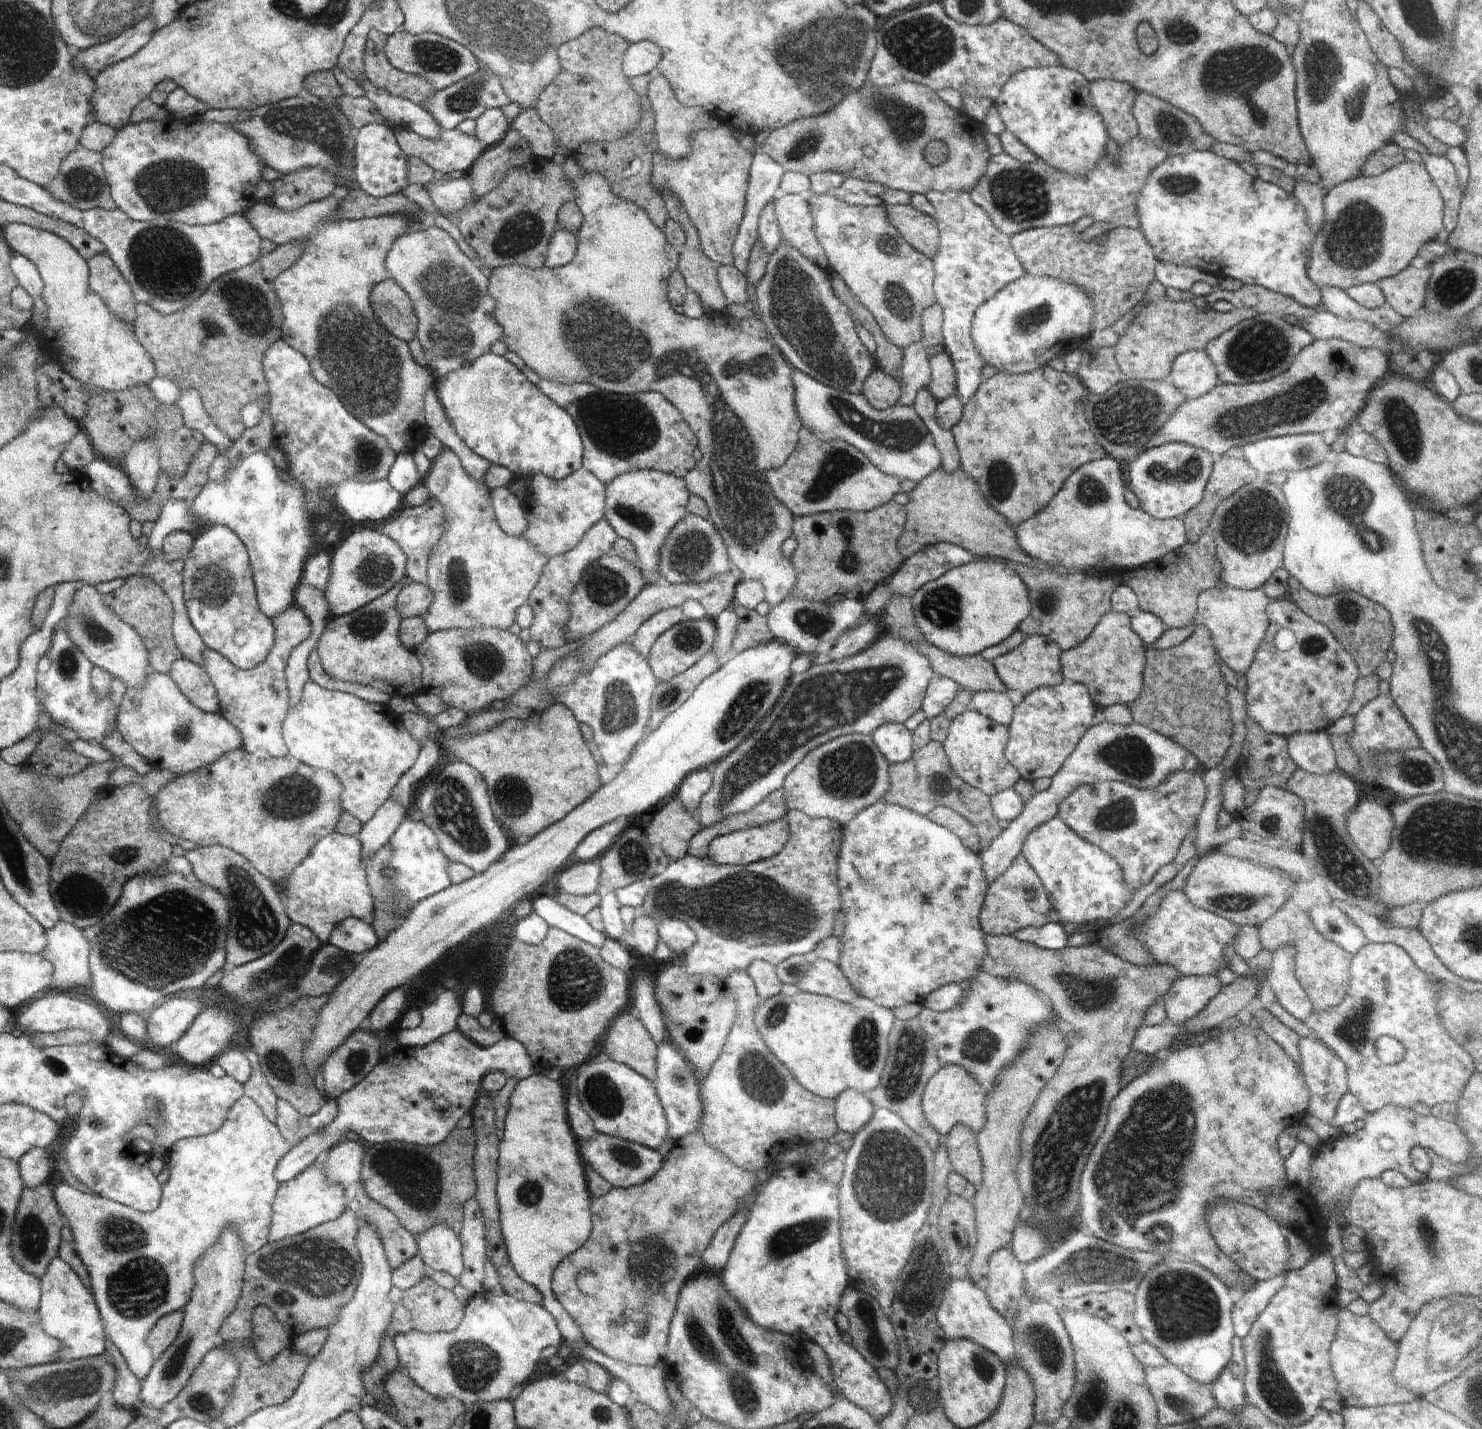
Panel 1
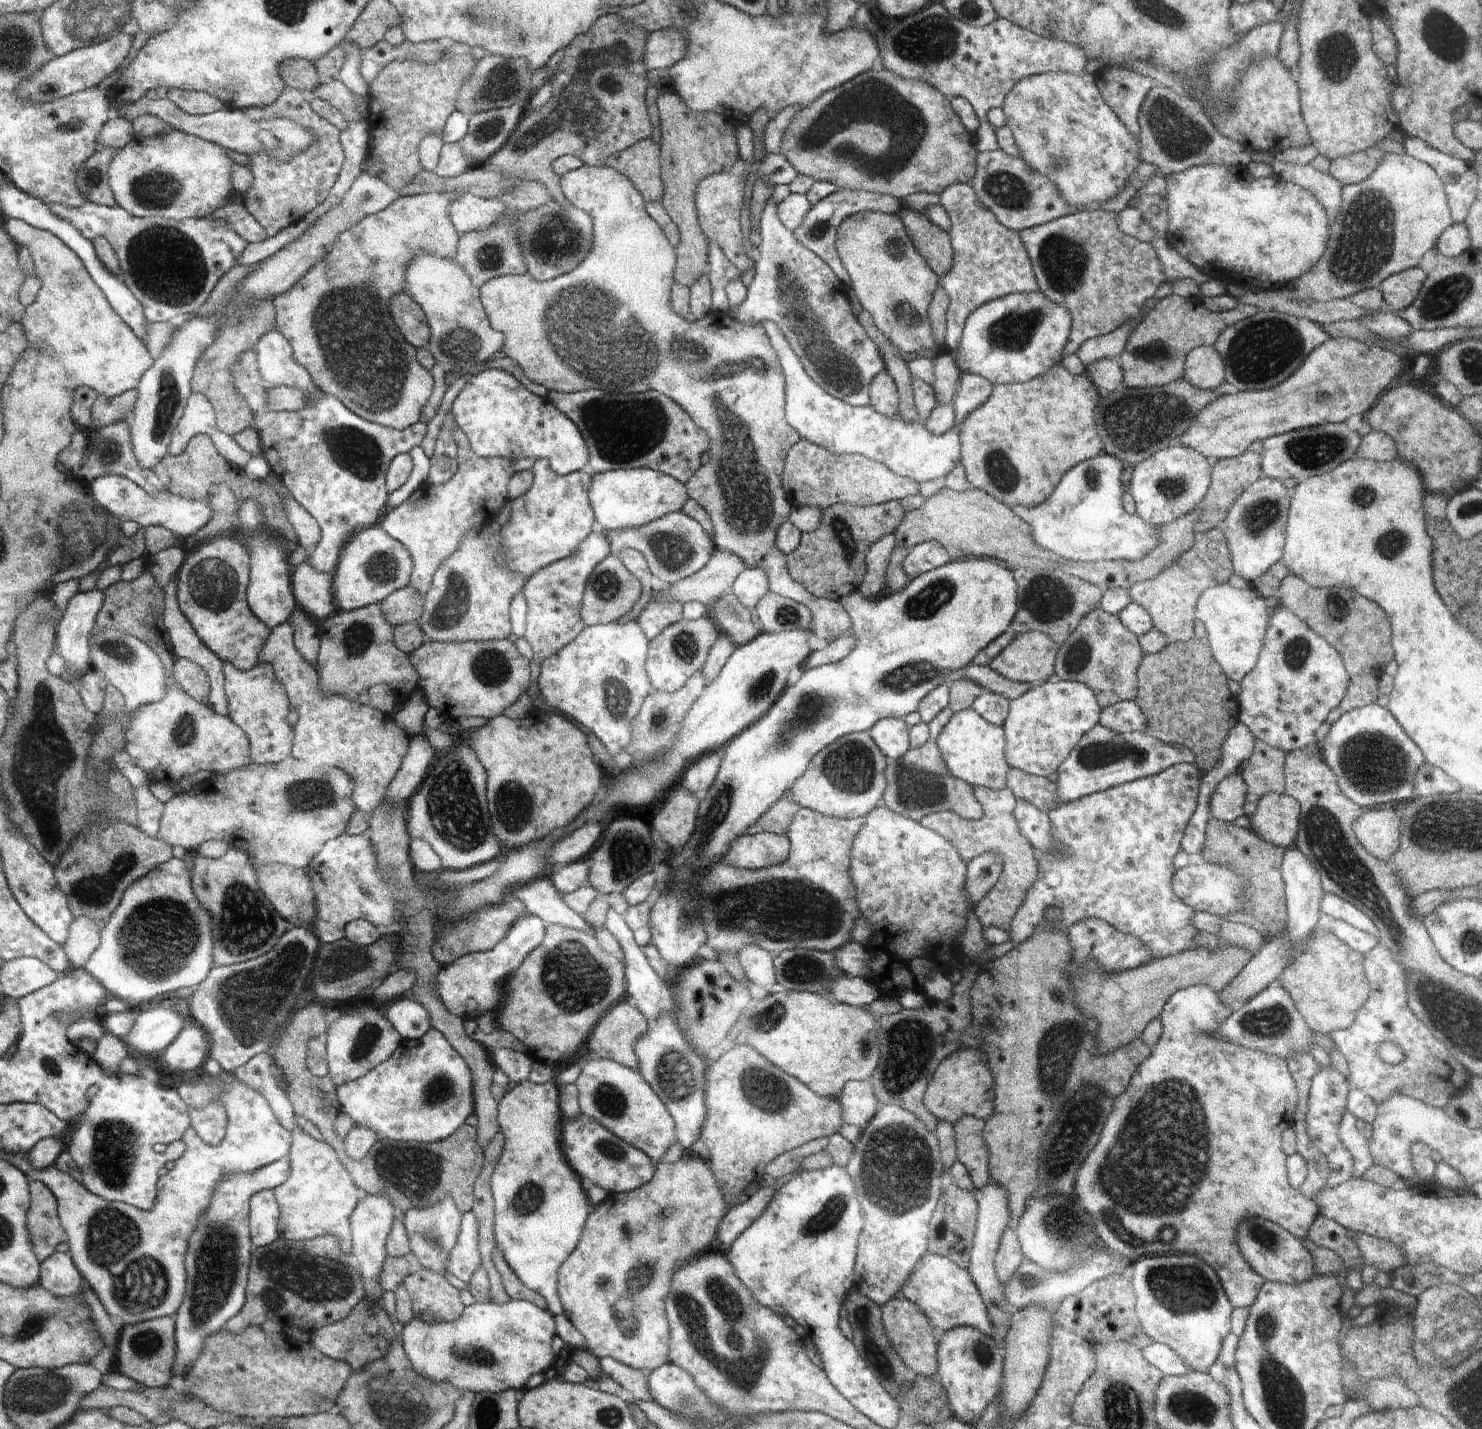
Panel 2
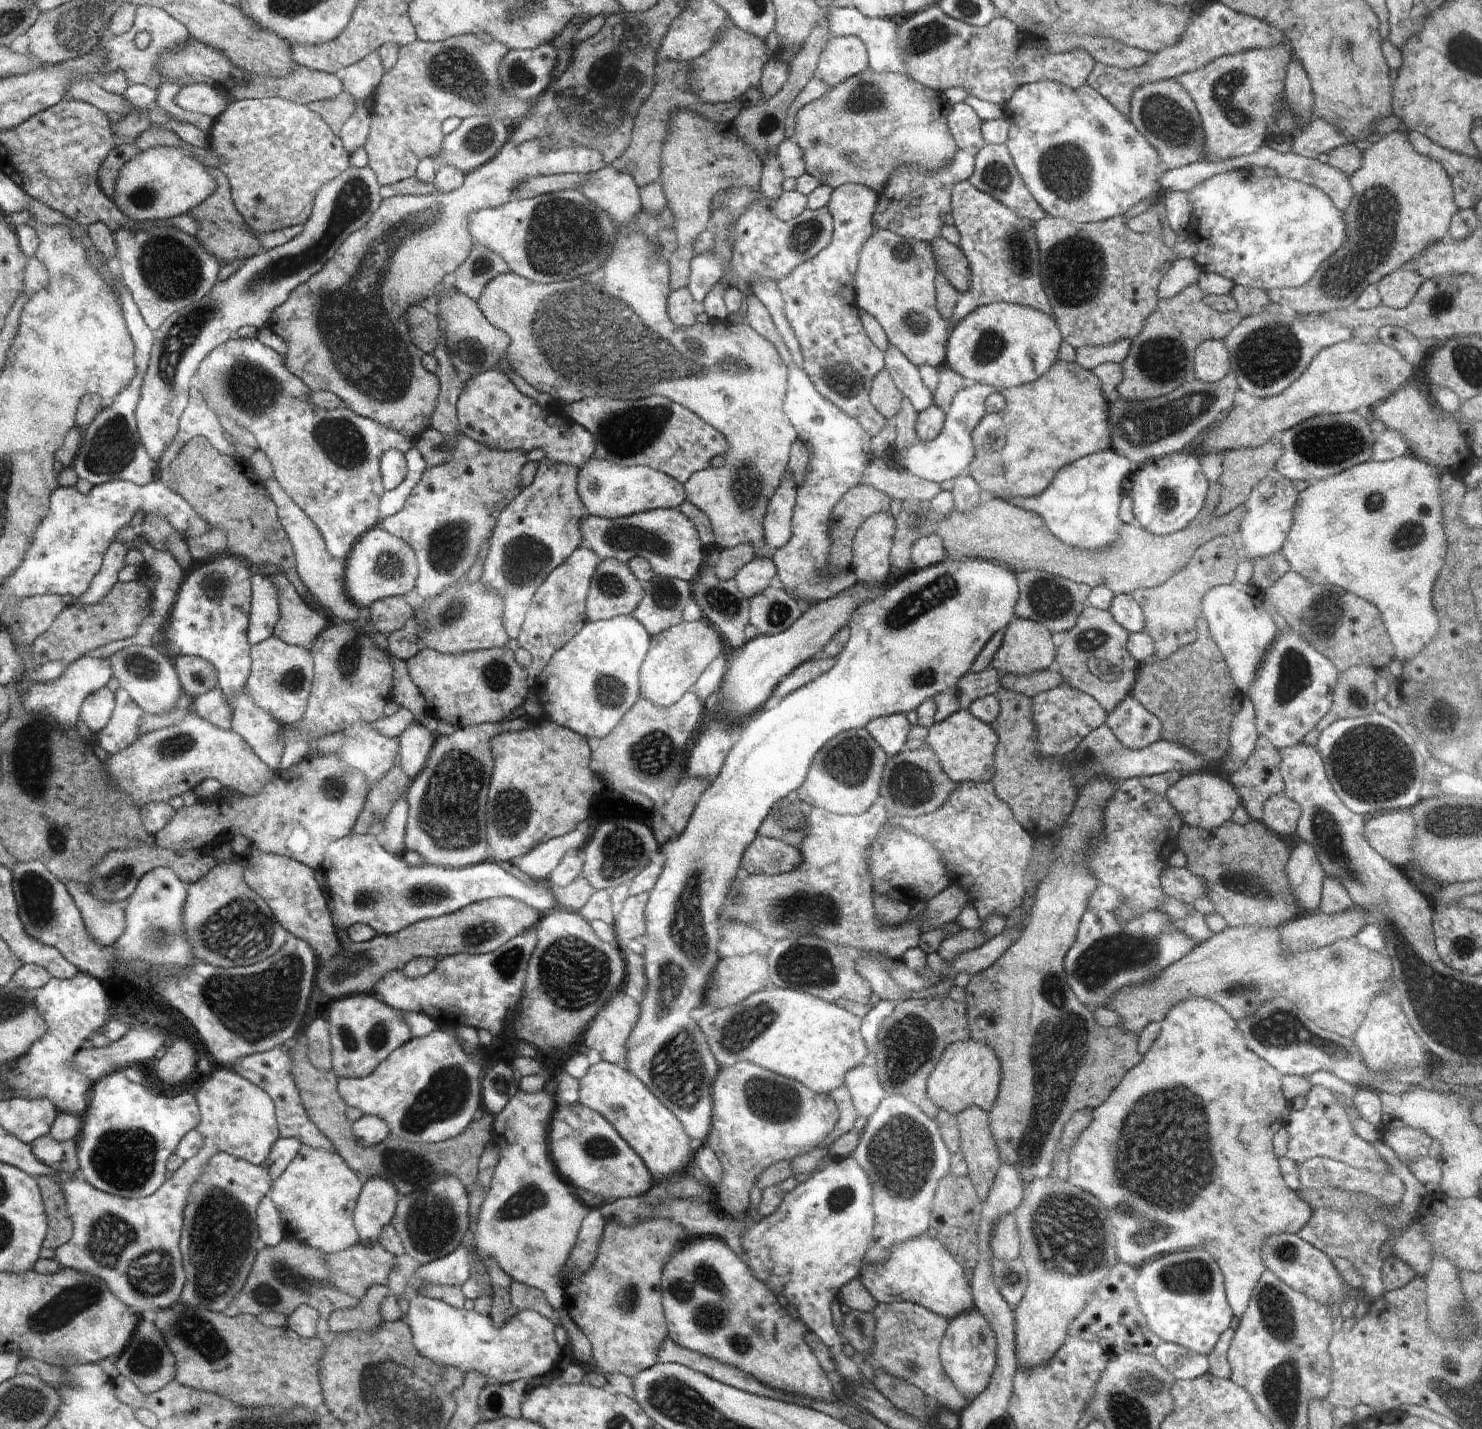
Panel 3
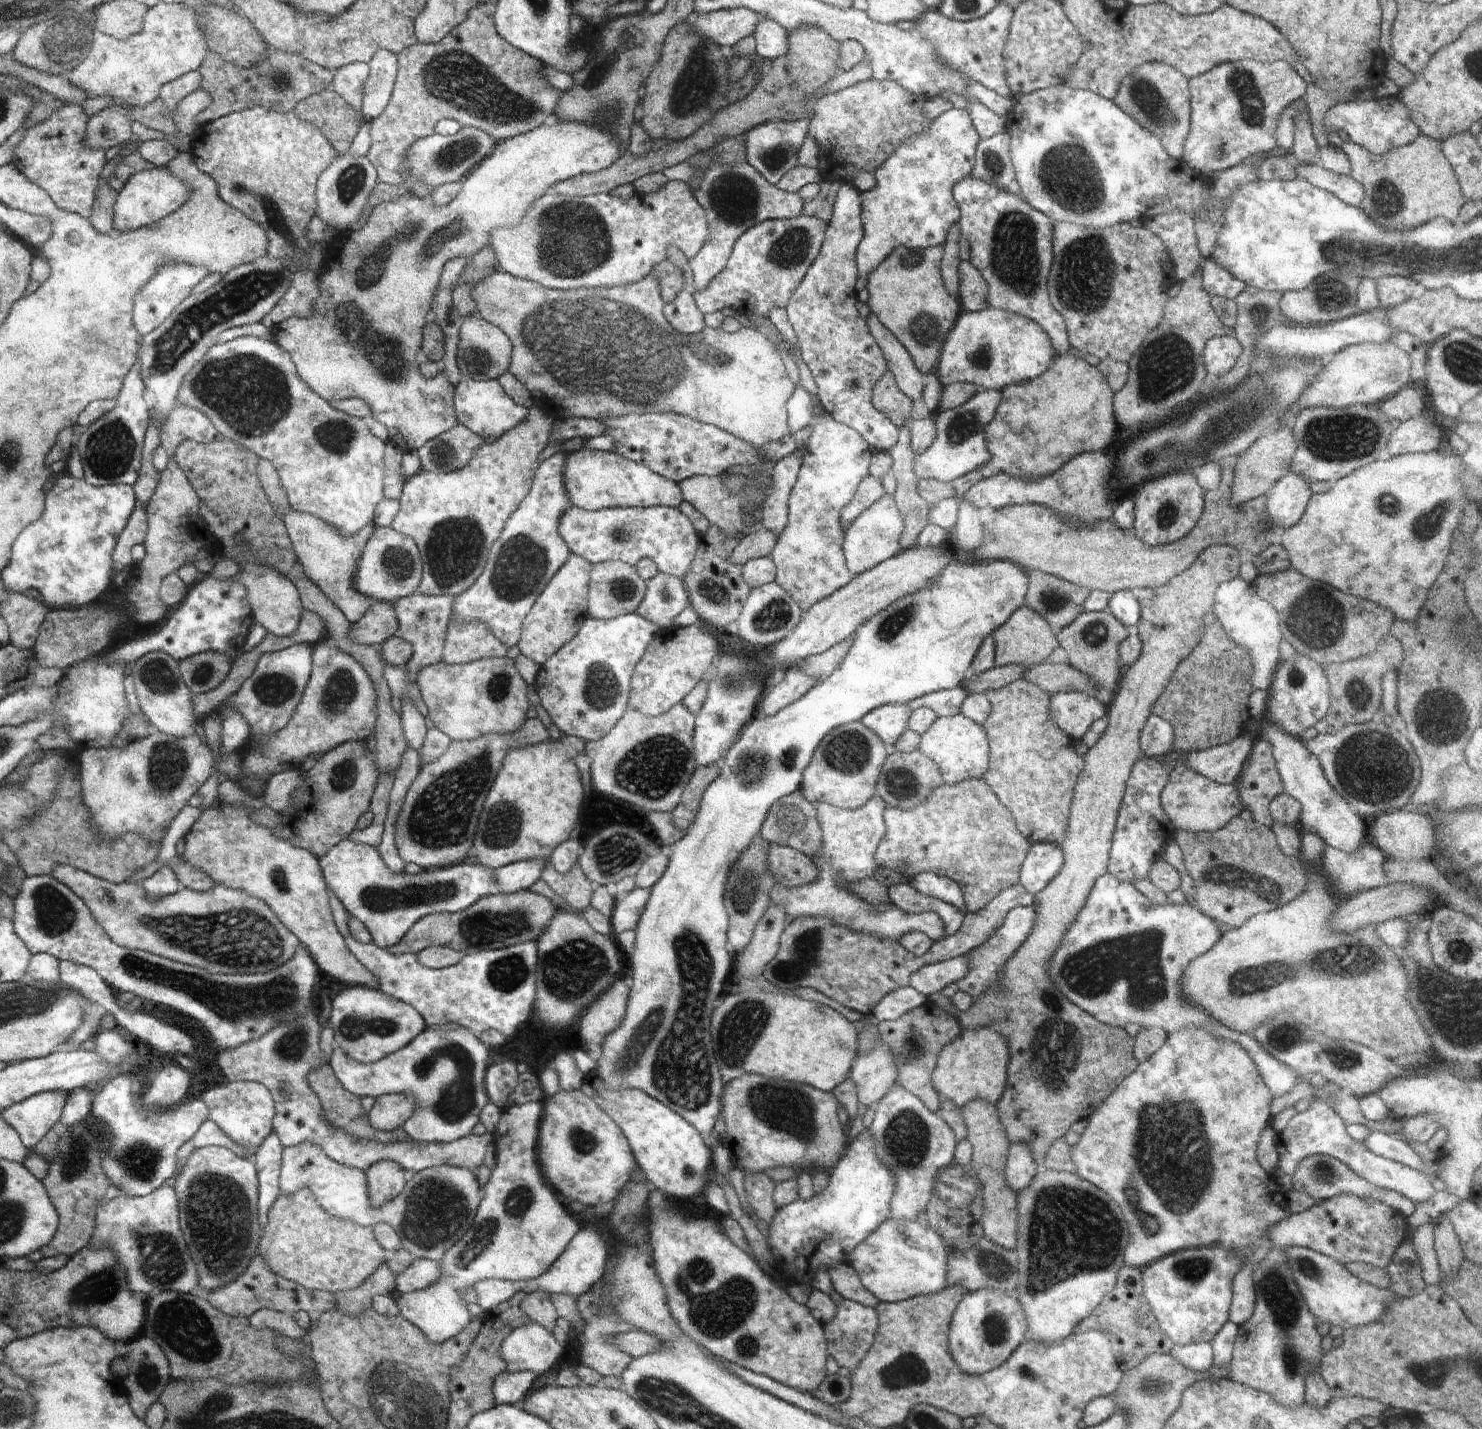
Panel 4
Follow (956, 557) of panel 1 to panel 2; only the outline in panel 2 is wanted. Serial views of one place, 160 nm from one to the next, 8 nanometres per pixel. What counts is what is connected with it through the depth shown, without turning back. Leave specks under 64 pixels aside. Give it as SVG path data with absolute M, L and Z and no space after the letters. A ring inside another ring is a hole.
M935 541L914 546L909 554L904 558L902 570L910 579L916 578L930 570L942 567L948 562L954 562L954 556L950 556L950 552Z

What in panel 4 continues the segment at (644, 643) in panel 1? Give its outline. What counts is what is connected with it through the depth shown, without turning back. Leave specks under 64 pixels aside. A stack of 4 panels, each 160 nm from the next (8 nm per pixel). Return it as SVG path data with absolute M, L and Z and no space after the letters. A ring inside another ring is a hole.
M658 573L646 581L646 586L636 613L655 622L658 628L674 626L678 614L690 606L682 578Z

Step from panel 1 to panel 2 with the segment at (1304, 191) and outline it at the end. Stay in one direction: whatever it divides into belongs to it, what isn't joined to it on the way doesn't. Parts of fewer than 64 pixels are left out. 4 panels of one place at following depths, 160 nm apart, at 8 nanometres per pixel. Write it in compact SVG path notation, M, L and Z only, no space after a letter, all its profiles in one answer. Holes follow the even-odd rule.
M1274 154L1267 156L1272 158L1271 170L1277 178L1300 186L1302 190L1312 194L1314 200L1326 212L1328 222L1336 220L1342 205L1342 185L1338 180L1327 173L1319 172L1311 165L1298 166L1290 162L1280 162L1274 158Z

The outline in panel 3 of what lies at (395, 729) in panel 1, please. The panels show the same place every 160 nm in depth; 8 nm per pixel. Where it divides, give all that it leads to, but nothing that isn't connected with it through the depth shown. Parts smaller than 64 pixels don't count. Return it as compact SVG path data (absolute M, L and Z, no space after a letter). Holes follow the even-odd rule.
M272 636L251 646L251 672L246 692L258 708L268 710L281 725L302 720L313 684L314 664L309 650ZM360 722L348 730L342 730L343 735L344 732L348 734L348 738L356 738L356 740L345 740L344 744L338 750L330 752L330 755L338 756L348 766L358 770L366 778L366 784L370 790L372 782L380 780L394 766L394 758L399 755L399 738L382 736L376 730L370 730L370 723L368 722L364 722L364 724Z

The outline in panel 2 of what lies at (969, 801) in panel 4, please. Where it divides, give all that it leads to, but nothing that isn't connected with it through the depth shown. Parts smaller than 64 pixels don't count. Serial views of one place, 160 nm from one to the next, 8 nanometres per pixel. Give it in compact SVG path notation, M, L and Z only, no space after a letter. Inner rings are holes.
M976 787L974 796L984 810L982 818L978 820L968 820L961 818L954 812L941 811L920 818L917 822L920 822L926 828L930 828L930 830L934 830L937 834L942 834L944 838L948 838L952 842L952 846L956 846L956 850L960 850L962 858L968 862L978 858L980 854L984 854L988 850L996 850L998 854L1002 854L1002 857L1005 858L1002 878L975 905L973 912L982 929L996 926L1002 931L1007 931L1016 912L1018 912L1018 908L1026 900L1026 894L1039 880L1036 855L1032 846L1028 844L1028 840L1024 838L1024 834L1020 831L1016 818L1014 818L1017 799L1010 788L992 790L986 787Z

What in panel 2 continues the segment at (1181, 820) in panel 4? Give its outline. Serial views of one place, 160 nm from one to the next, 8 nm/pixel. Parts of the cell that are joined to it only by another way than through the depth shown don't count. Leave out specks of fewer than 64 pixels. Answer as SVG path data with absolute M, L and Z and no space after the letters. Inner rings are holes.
M1239 773L1226 774L1226 778L1216 786L1210 798L1212 817L1234 823L1236 819L1244 816L1246 792L1246 784Z

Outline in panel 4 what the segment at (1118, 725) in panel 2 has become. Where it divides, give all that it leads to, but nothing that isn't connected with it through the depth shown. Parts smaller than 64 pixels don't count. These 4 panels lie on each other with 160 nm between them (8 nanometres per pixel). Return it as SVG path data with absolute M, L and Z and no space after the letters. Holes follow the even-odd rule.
M1151 714L1145 727L1140 731L1139 747L1142 756L1161 760L1170 751L1174 750L1174 731L1167 720Z

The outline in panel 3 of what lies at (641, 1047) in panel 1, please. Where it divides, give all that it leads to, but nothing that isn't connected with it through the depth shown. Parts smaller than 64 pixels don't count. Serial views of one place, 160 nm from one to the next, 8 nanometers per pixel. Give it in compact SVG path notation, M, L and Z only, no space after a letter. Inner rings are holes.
M624 989L618 991L588 1024L582 1034L584 1044L599 1052L603 1061L625 1068L626 1042L638 1022L640 1010Z

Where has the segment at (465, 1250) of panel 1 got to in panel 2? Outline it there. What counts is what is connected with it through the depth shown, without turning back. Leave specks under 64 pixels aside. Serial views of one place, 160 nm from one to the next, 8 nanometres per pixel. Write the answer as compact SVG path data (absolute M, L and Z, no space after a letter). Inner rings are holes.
M469 1211L464 1214L461 1219L457 1244L450 1254L450 1262L446 1264L446 1272L454 1274L467 1286L474 1272L483 1266L478 1230L478 1220L476 1220L474 1212Z

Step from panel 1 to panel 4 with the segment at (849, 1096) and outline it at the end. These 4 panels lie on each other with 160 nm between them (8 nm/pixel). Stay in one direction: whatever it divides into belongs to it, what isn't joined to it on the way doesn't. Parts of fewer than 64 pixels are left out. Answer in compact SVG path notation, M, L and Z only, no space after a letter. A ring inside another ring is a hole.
M881 1039L868 1052L857 1053L849 1071L860 1104L874 1108L897 1082L897 1064L889 1046Z

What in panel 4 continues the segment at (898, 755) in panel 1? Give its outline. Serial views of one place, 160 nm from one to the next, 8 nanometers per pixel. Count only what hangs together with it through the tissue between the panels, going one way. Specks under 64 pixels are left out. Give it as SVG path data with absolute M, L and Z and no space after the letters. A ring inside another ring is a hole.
M888 703L867 712L861 721L893 750L895 740L908 730L911 711L908 703Z

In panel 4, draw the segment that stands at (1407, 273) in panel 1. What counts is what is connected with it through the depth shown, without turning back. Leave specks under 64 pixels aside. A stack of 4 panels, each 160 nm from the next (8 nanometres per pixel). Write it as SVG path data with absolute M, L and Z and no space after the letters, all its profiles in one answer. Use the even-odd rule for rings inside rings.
M1398 275L1379 278L1375 283L1381 306L1388 310L1400 306L1408 299L1418 298L1426 292L1425 286L1413 278Z

